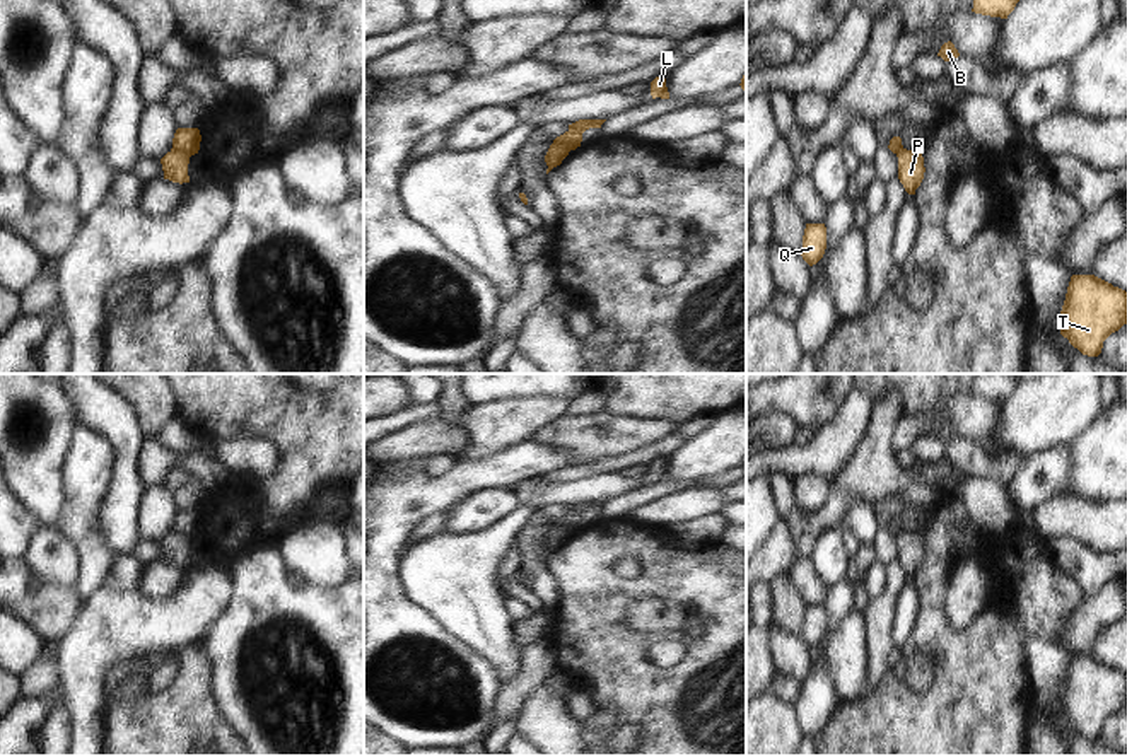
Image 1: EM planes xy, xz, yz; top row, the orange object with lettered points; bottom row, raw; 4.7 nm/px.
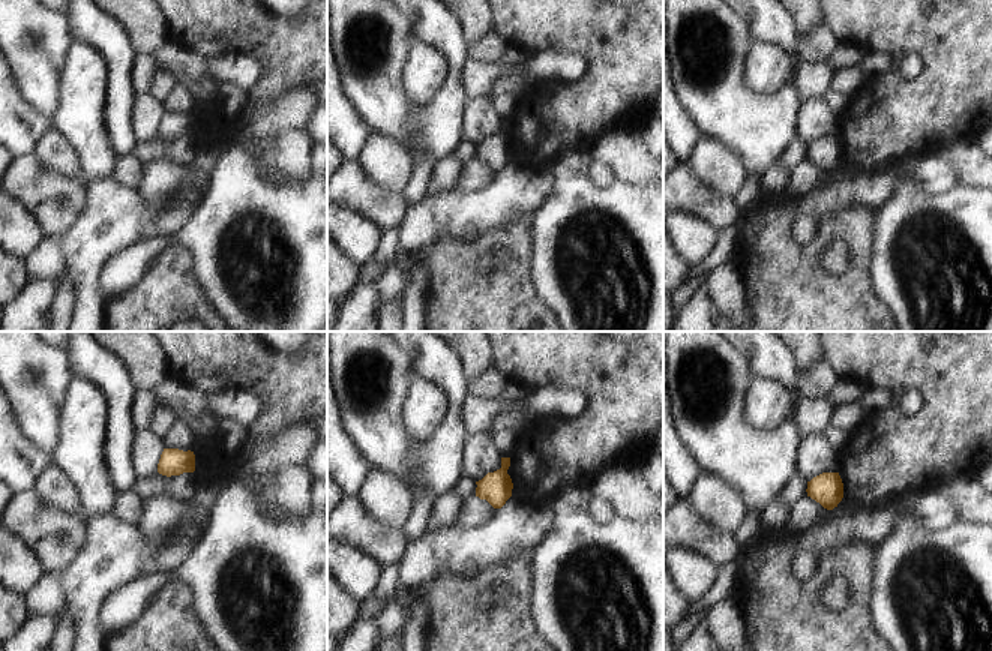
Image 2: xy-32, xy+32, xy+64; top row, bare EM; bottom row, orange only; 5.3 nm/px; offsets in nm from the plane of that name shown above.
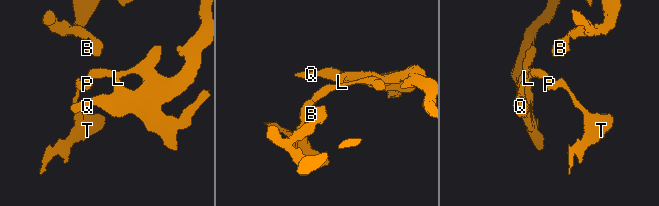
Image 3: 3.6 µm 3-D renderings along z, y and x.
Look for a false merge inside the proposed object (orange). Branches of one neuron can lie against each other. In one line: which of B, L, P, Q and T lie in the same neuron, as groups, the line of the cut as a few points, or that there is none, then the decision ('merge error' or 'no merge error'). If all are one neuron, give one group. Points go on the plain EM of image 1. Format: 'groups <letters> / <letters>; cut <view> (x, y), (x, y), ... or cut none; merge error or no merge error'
groups B L Q / P T; cut xy (171, 531), (190, 538); merge error

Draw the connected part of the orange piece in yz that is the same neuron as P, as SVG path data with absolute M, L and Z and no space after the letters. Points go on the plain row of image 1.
M903 531L898 539L898 561L908 577L915 577L915 572L924 561L924 539L922 534L912 534Z

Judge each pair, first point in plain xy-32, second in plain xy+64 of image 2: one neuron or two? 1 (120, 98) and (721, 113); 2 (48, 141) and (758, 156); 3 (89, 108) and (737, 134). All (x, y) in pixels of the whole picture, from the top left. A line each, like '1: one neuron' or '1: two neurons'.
1: one neuron
2: two neurons
3: two neurons

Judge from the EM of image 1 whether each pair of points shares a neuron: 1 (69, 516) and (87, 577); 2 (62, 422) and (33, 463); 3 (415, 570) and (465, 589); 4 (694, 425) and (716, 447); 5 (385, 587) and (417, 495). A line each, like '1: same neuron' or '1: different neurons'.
1: same neuron
2: same neuron
3: same neuron
4: different neurons
5: same neuron

